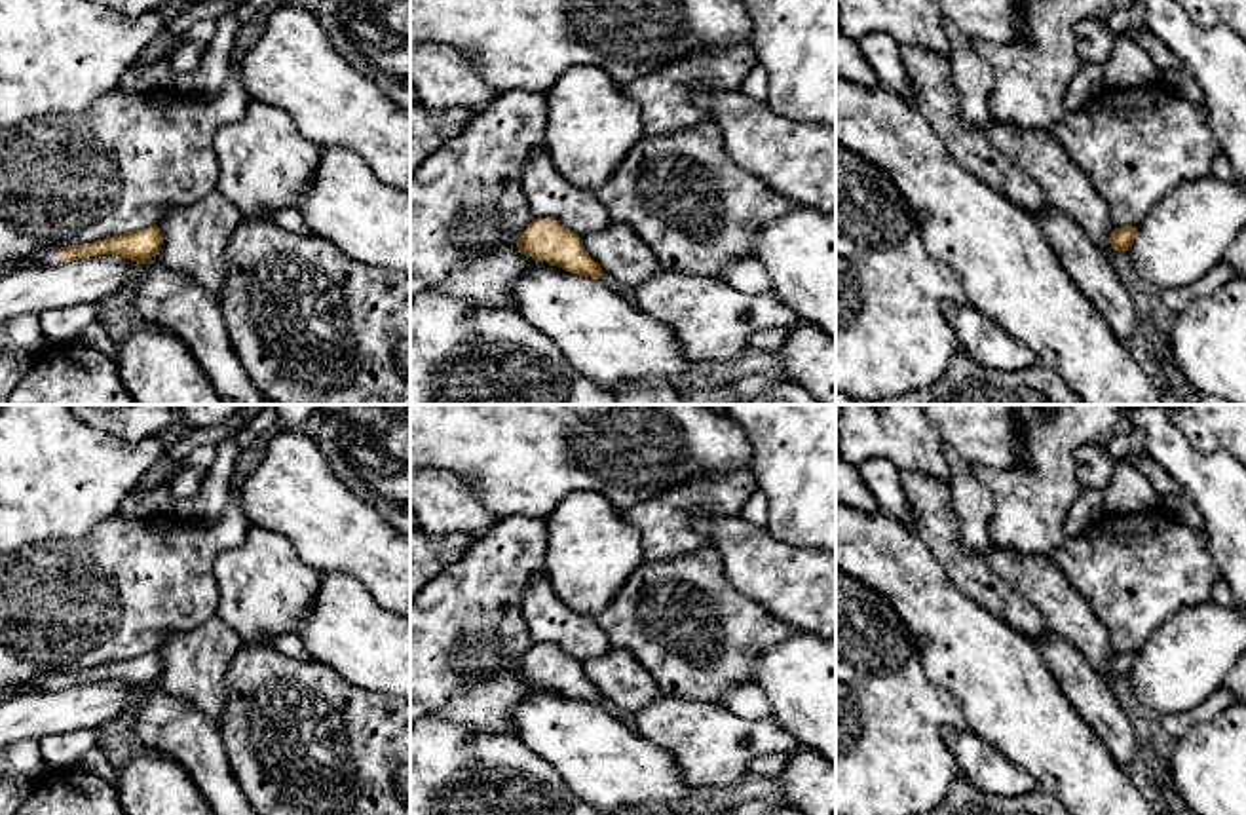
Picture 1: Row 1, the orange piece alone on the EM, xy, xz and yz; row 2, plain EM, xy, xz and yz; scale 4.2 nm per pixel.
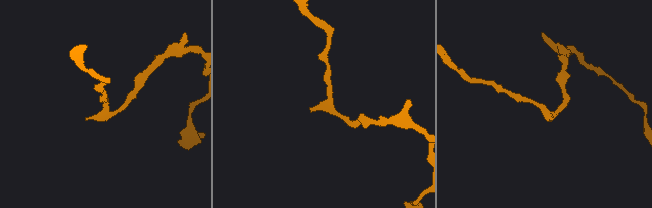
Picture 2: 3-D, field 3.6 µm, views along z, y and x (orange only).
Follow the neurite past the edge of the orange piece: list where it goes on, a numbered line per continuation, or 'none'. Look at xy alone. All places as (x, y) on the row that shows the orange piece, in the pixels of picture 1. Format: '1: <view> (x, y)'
1: xy (52, 255)

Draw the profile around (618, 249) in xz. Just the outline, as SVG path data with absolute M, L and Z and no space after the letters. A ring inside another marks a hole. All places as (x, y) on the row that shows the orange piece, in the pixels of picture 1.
M612 222L589 234L583 247L604 274L627 287L636 287L659 272L659 260L651 247L631 226L621 222Z

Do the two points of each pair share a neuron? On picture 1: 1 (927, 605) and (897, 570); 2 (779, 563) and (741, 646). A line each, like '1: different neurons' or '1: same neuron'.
1: same neuron
2: different neurons

